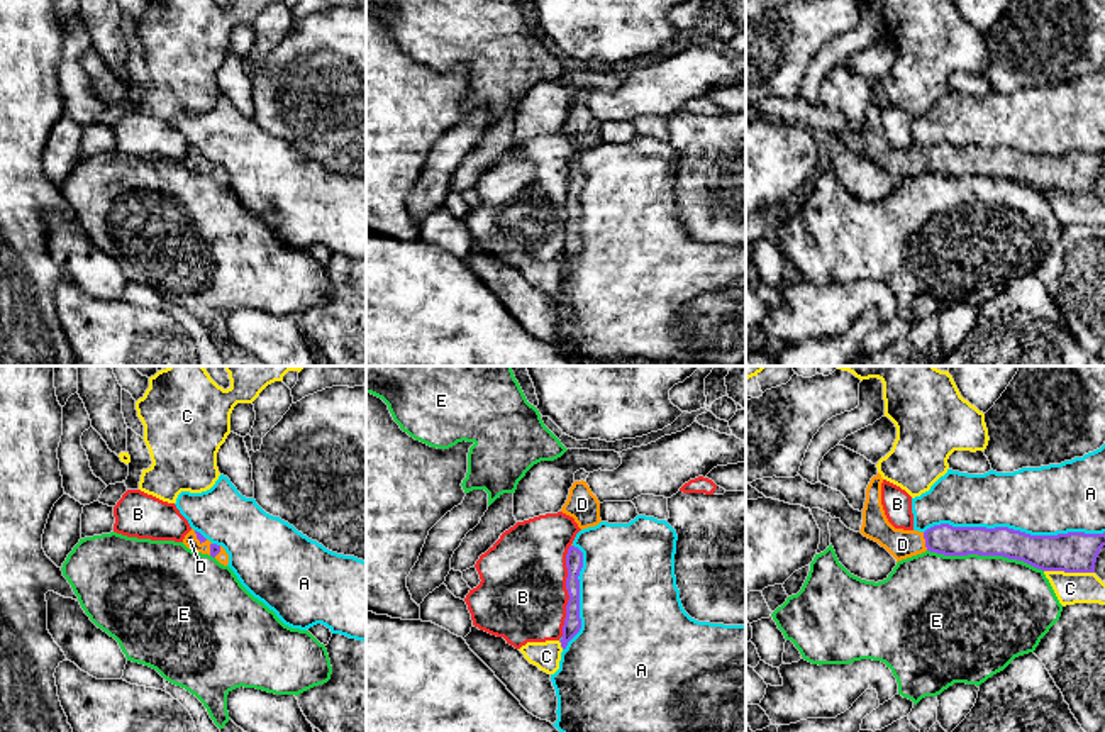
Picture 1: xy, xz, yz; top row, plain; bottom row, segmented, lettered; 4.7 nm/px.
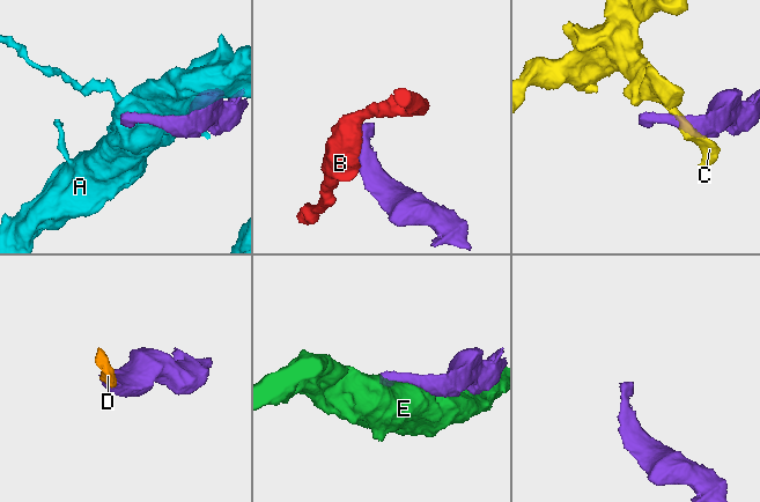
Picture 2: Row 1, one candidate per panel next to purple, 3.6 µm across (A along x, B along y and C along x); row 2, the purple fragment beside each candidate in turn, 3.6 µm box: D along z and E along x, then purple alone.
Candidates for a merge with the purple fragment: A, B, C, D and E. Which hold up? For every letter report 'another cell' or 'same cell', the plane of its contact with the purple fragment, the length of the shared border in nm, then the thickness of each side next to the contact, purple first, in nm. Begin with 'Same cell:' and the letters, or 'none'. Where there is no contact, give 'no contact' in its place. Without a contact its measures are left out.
Same cell: D
A: another cell | yz | 850 nm | 180/320 nm
B: another cell | xz | 440 nm | 80/420 nm
C: another cell | yz | 240 nm | 190/150 nm
D: same cell | yz | 90 nm | 140/140 nm
E: another cell | yz | 550 nm | 150/500 nm

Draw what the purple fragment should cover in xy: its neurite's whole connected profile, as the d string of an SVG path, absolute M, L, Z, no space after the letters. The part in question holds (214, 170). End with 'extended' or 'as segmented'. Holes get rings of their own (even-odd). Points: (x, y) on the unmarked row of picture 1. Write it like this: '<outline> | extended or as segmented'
M193 149L185 156L183 164L195 173L215 178L224 186L229 185L229 175L225 173L225 169L222 166L212 164L208 159L205 159L200 152Z | extended

